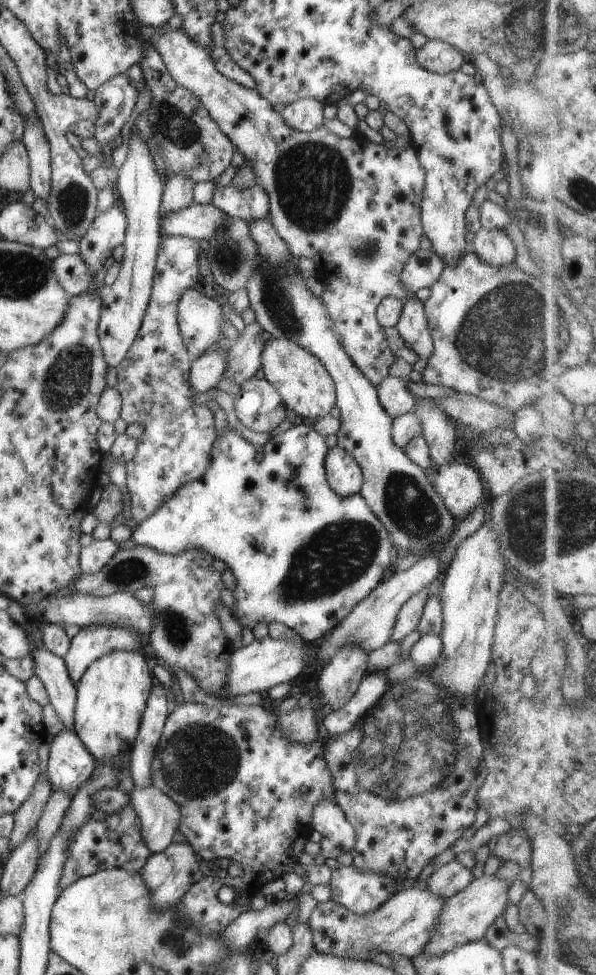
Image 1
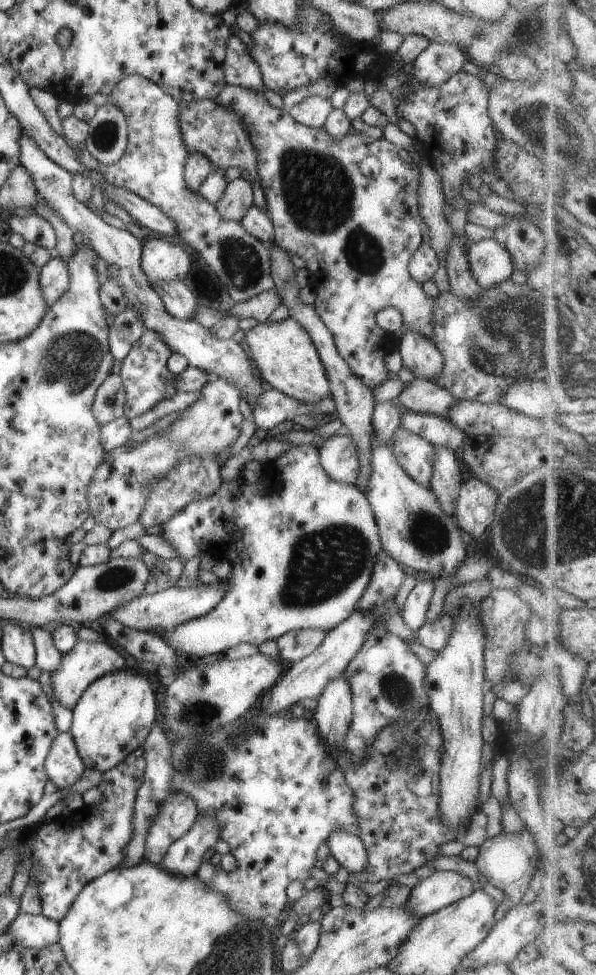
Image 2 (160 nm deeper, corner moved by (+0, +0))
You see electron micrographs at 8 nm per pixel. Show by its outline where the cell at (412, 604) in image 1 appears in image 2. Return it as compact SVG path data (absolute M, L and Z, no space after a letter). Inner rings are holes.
M420 578L408 593L400 617L403 624L410 628L410 632L415 633L426 621L425 612L427 612L432 592L433 580L431 578Z

